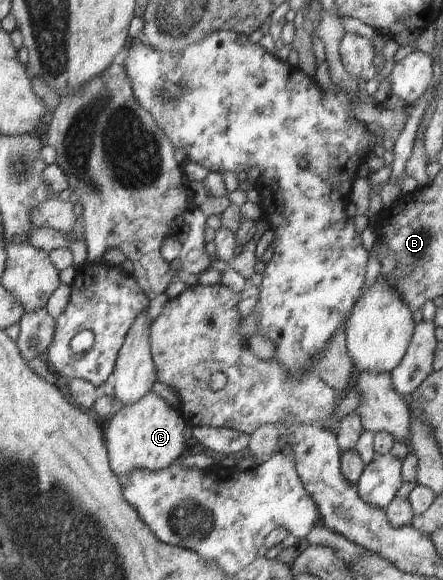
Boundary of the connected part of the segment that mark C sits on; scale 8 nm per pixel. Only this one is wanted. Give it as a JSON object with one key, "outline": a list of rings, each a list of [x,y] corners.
{"outline":[[[153,390],[144,397],[121,409],[112,417],[105,432],[106,447],[112,471],[118,479],[127,476],[133,469],[158,471],[174,463],[186,454],[184,418],[178,410],[170,407]]]}

